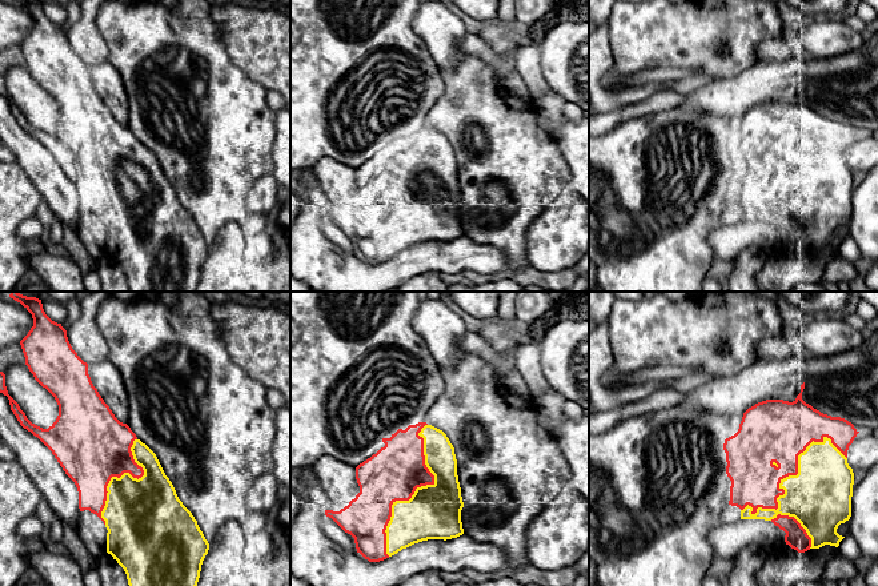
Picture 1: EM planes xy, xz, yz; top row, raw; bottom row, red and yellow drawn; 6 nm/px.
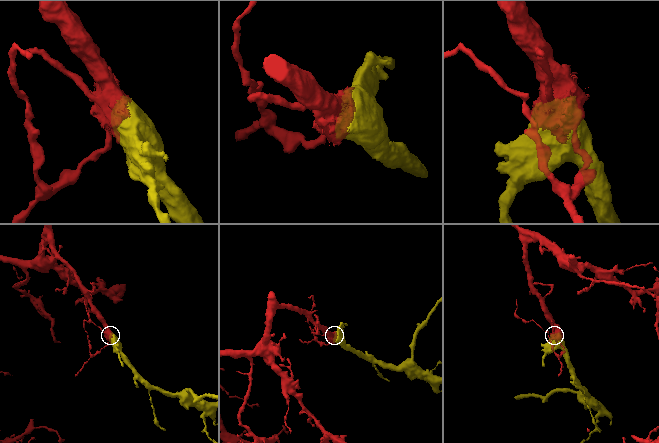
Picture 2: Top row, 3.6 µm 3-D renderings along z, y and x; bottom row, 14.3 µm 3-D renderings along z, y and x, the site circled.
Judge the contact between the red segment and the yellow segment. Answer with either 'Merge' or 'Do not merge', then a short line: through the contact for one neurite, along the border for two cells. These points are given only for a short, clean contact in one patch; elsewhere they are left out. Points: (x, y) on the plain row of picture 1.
Merge

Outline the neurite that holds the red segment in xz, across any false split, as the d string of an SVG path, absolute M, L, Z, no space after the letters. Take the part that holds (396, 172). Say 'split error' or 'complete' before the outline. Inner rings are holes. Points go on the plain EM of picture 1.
split error; M426 124L398 131L376 156L356 169L360 194L340 213L325 212L354 240L357 254L369 264L384 262L402 250L428 241L464 236L464 209L454 149L446 136Z

